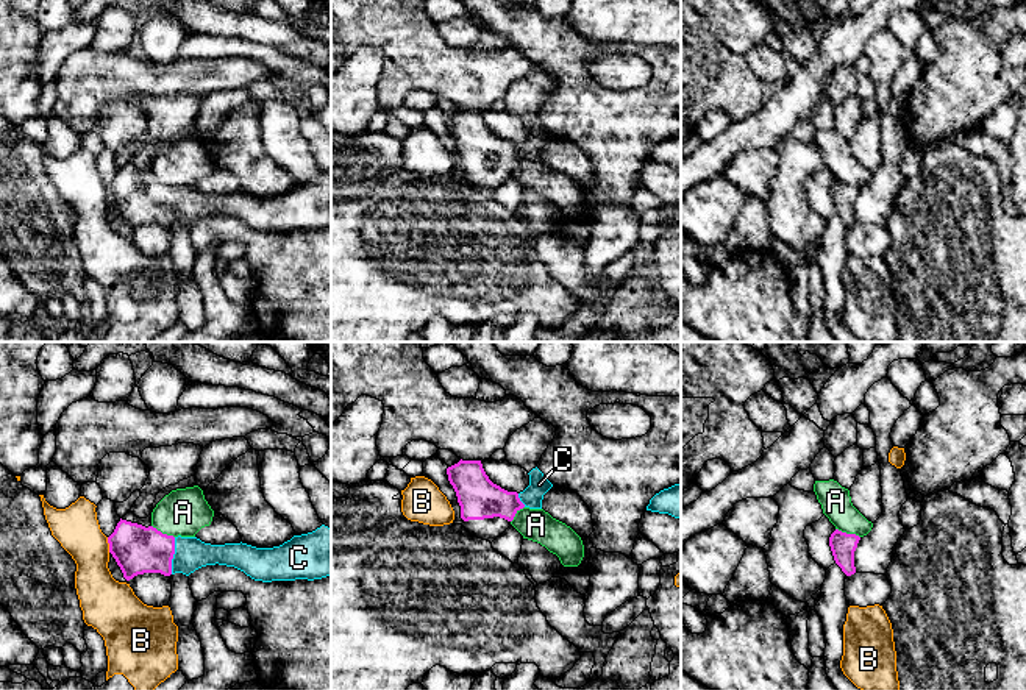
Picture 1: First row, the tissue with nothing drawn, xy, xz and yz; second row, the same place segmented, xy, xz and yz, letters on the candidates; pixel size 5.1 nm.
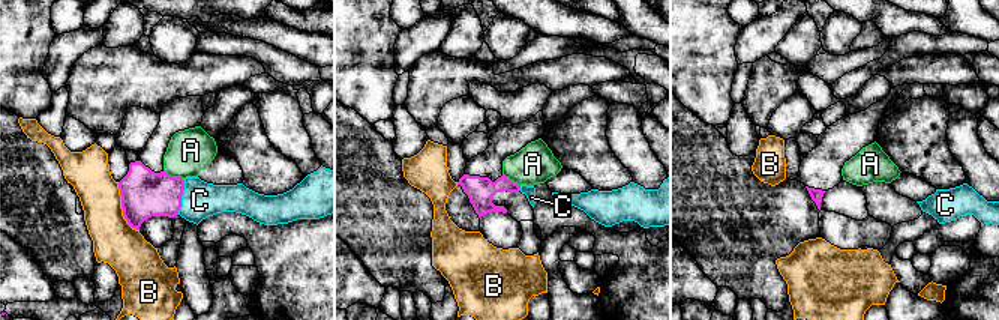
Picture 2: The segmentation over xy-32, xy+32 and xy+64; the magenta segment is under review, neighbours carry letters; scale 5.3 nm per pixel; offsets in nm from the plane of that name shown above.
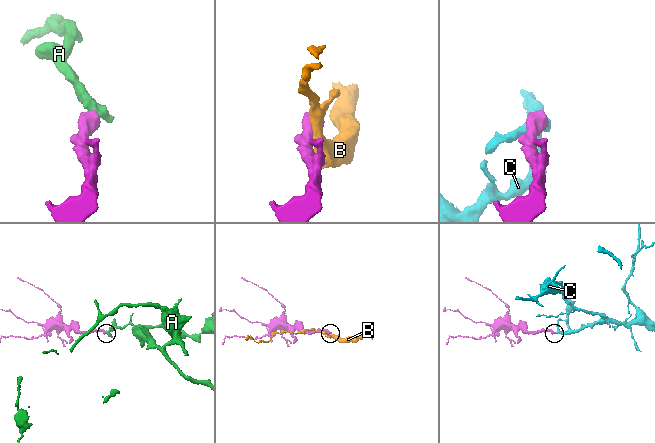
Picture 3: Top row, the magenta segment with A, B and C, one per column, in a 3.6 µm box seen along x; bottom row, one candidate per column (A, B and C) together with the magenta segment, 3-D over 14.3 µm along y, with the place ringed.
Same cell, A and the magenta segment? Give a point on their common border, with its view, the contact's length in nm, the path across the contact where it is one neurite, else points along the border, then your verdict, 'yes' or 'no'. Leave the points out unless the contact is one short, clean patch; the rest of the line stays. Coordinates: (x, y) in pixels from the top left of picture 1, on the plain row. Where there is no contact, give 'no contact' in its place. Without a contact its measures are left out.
meets magenta in yz at (848, 184); contact 140 nm long; border along yz (836, 178), (854, 183), (859, 188); no

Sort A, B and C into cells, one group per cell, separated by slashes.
A / B / C

